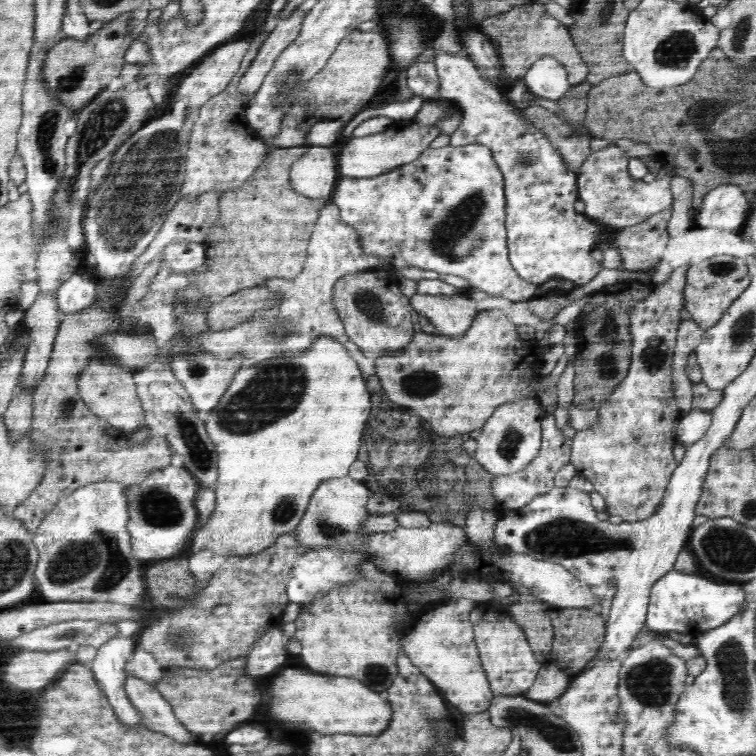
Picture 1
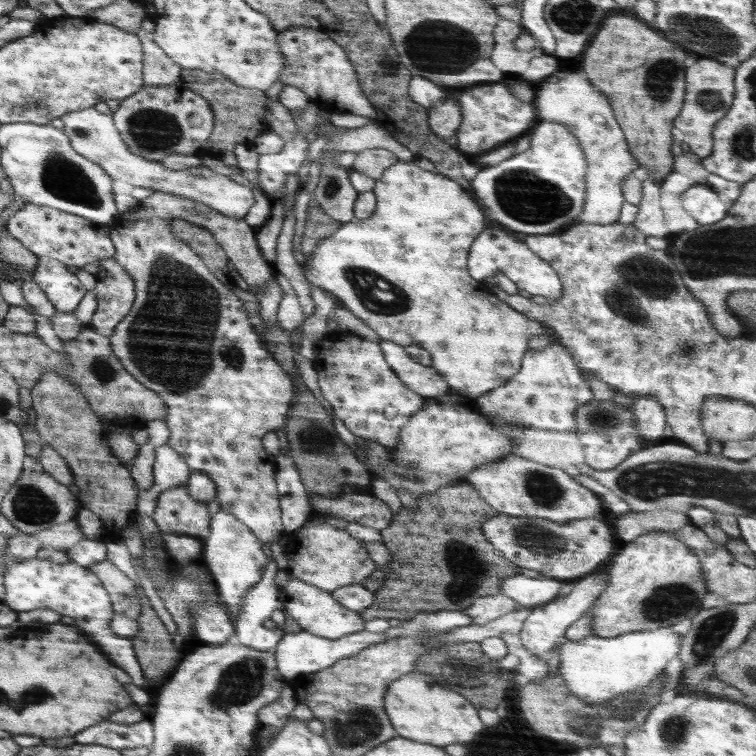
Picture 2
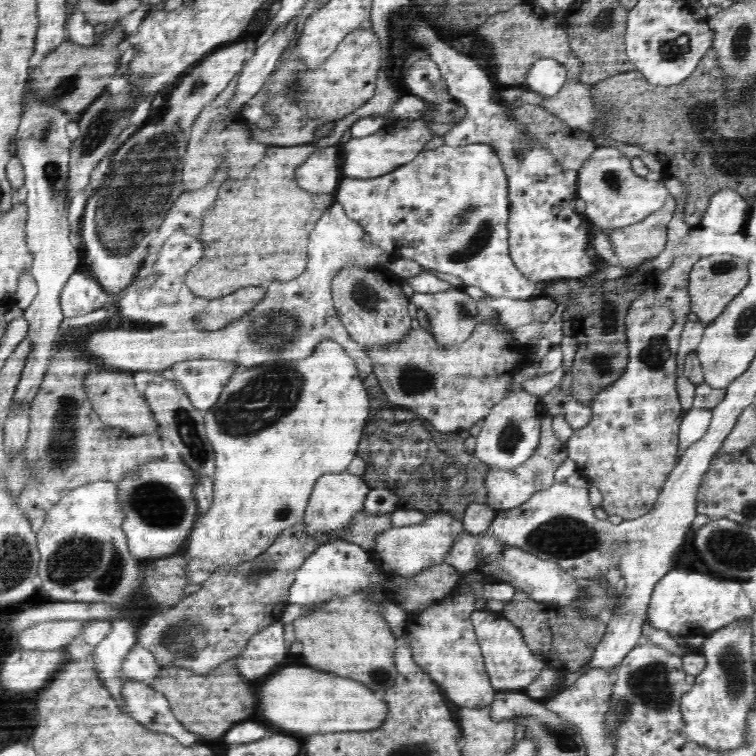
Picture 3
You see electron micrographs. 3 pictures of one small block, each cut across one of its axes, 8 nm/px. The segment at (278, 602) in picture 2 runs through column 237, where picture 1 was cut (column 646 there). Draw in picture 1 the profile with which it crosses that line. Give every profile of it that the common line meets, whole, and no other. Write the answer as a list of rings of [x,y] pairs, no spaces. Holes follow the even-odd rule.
[[[672,569],[660,580],[656,580],[656,584],[652,587],[644,627],[641,632],[638,632],[636,640],[632,642],[632,646],[629,650],[626,650],[625,654],[630,653],[632,649],[640,645],[650,642],[658,633],[680,632],[680,634],[690,634],[695,638],[706,631],[726,624],[730,618],[740,614],[744,610],[744,606],[746,606],[746,591],[741,583],[718,583],[698,573],[686,574]]]

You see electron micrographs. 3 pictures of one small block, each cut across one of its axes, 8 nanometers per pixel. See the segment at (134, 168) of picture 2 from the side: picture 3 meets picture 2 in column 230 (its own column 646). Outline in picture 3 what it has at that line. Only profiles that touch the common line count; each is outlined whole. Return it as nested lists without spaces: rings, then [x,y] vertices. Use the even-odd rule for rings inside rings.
[[[597,146],[578,171],[577,194],[585,202],[584,216],[605,231],[636,224],[662,208],[671,194],[666,188],[668,178],[662,173],[659,181],[636,176],[631,160],[618,148]]]

